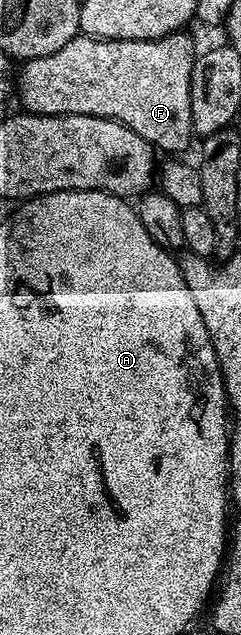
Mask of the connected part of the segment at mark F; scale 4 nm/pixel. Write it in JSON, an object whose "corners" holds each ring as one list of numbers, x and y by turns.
{"corners":[[181,30,171,32,168,36,163,36,157,40,102,40,95,36,85,36,77,34,73,40,66,42,62,50,54,50,54,54,46,54,42,58,34,58,23,65,24,68,18,72,18,96,20,92,20,104,25,113,33,116,97,116,98,118,110,118,126,125,134,134,142,134,146,142,150,142,153,148,164,154,184,154,184,151,191,146,194,141,192,130,192,115,190,114,190,78,194,70,194,62,198,55,198,48,192,45,192,40,188,37,187,31]]}

